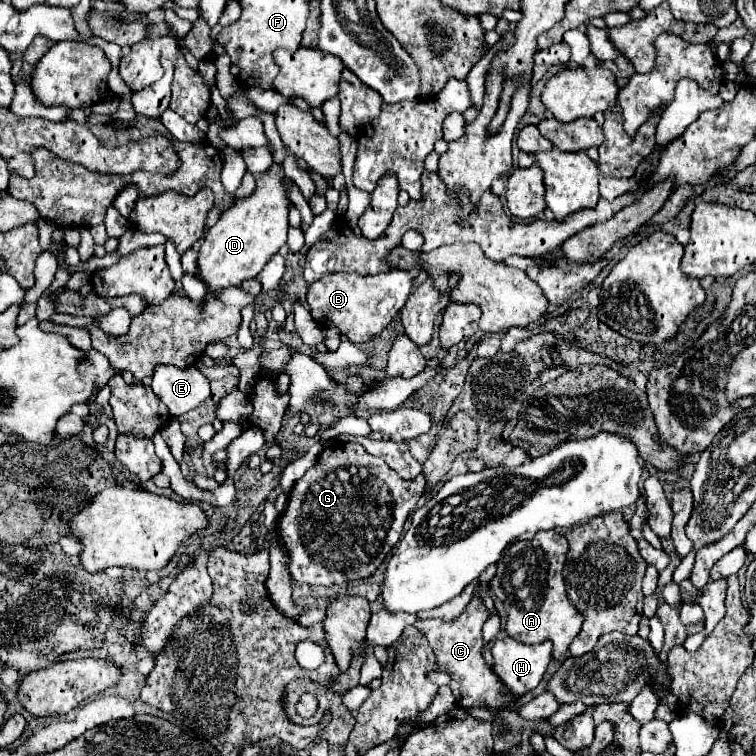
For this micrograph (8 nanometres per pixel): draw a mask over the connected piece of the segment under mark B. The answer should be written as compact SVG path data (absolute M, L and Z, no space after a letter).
M388 270L376 276L332 272L308 286L306 302L310 306L310 314L320 326L336 326L340 336L354 344L362 344L378 336L398 316L410 292L412 274L406 270Z

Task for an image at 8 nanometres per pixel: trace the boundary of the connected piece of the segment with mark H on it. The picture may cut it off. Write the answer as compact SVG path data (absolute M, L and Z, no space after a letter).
M498 638L490 652L494 658L494 672L516 696L534 690L552 662L552 642L530 646L514 638Z

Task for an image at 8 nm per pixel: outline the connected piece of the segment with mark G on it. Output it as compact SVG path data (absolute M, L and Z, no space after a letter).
M334 442L324 448L318 462L294 484L288 506L278 518L278 534L290 556L290 576L300 584L342 586L350 580L368 578L396 546L408 514L426 492L424 476L414 480L400 478L382 458L368 454L360 444Z

